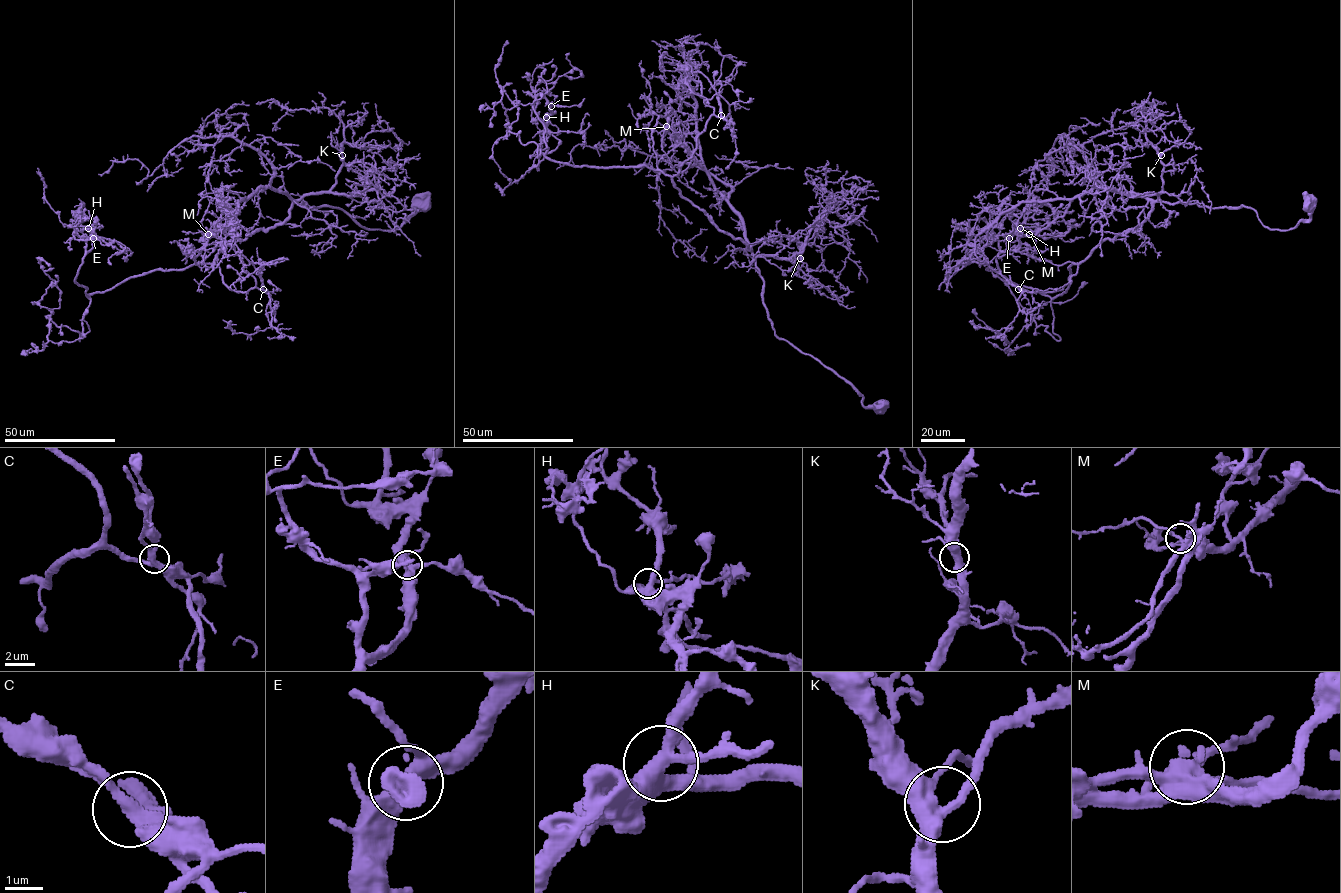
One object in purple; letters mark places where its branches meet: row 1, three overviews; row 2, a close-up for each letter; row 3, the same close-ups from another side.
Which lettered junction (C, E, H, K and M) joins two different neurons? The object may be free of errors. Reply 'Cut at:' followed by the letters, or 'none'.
Cut at: none

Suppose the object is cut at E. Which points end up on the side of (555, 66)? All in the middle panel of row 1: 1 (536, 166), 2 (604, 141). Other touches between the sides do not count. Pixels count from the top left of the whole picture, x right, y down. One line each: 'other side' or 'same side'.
1: other side
2: same side

